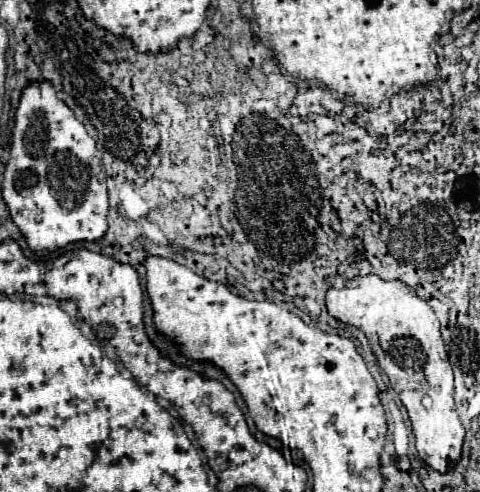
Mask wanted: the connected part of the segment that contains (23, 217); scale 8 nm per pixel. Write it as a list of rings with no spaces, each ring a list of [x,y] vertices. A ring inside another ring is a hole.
[[[32,81],[22,91],[14,117],[10,161],[6,163],[2,179],[2,195],[10,209],[12,221],[24,233],[28,247],[34,253],[54,251],[74,241],[98,241],[108,229],[106,173],[102,169],[102,159],[96,155],[96,141],[76,119],[74,111],[70,111],[70,107],[58,99],[50,81]]]

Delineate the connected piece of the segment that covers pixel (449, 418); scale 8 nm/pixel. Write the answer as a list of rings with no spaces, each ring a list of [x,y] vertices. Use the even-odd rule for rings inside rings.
[[[364,275],[364,277],[354,277],[344,283],[344,287],[336,289],[330,287],[326,293],[326,307],[328,313],[342,323],[354,325],[364,331],[364,335],[370,341],[372,353],[378,357],[380,367],[386,371],[390,377],[392,389],[398,393],[400,401],[404,403],[410,421],[412,421],[412,431],[416,437],[416,449],[420,459],[436,469],[438,473],[446,473],[450,467],[454,467],[460,461],[460,451],[462,451],[462,441],[464,441],[464,427],[458,419],[456,407],[454,407],[454,377],[452,377],[452,367],[448,361],[446,345],[440,337],[440,323],[432,311],[432,307],[416,295],[412,287],[408,287],[402,281],[384,281],[378,275]]]

